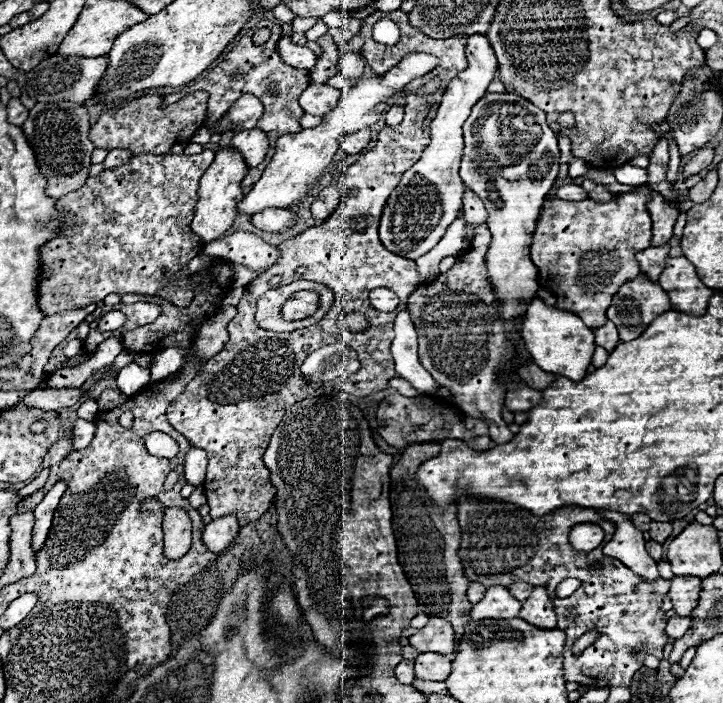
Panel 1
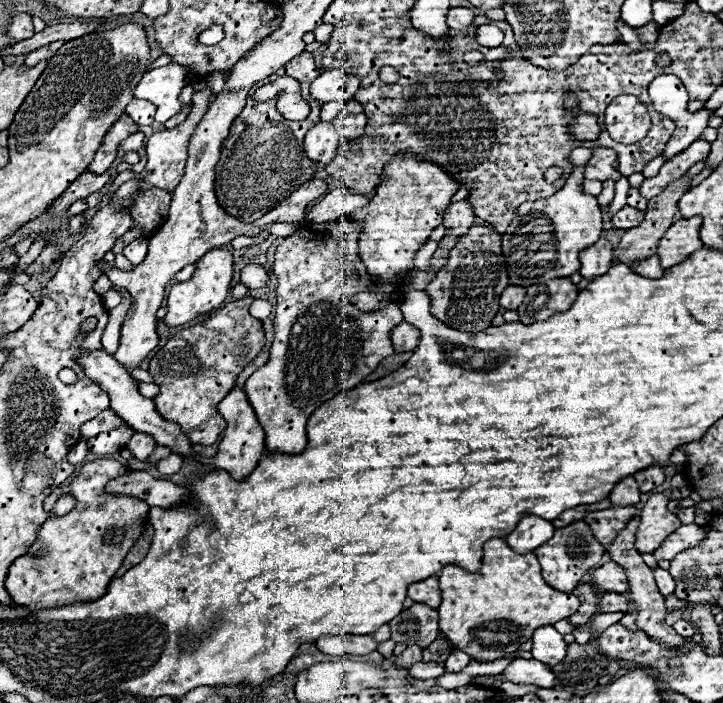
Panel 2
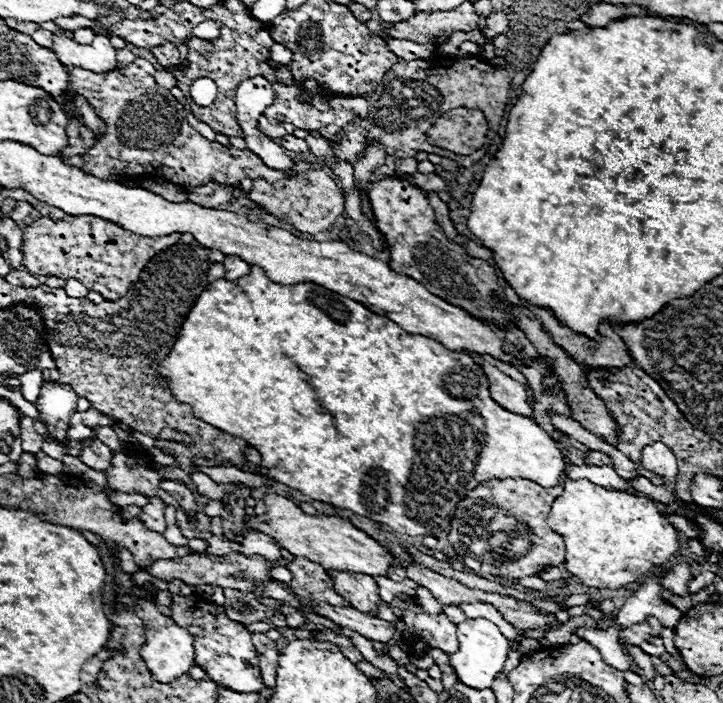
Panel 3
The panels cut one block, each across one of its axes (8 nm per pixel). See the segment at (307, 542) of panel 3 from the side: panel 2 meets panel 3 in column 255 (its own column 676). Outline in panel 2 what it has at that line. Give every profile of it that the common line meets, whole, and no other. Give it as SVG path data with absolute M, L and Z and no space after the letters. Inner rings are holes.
M652 494L642 508L642 520L636 534L636 548L642 554L652 554L660 544L682 524L670 510L664 494Z

